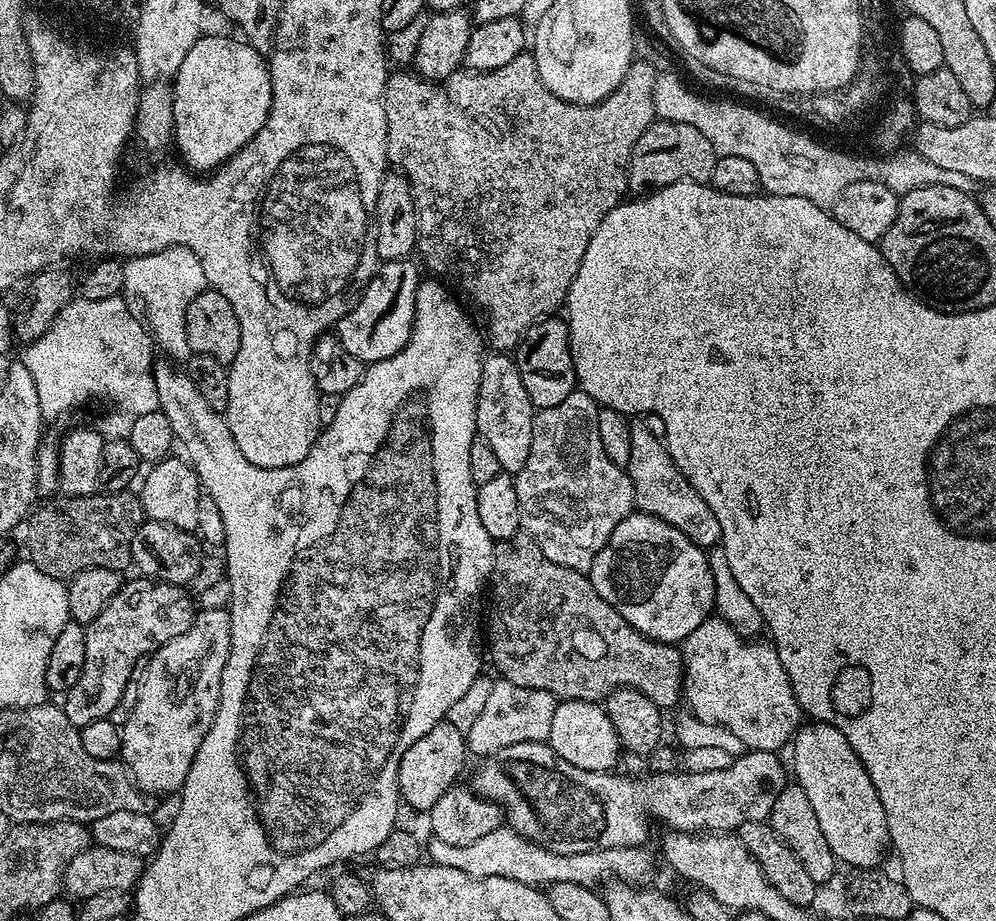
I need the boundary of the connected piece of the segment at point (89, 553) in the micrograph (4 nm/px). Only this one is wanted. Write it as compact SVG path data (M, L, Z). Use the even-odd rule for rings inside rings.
M126 491L94 496L60 494L52 499L56 498L41 508L39 505L26 520L26 556L42 574L68 582L87 568L105 568L123 573L124 567L132 564L134 534L138 534L138 526L146 519L139 495Z

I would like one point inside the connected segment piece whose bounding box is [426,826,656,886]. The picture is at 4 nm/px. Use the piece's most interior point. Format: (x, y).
(503, 853)

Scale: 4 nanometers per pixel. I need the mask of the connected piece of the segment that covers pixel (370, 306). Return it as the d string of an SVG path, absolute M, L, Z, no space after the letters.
M408 258L383 261L373 274L372 281L353 303L352 309L334 325L334 334L342 346L346 346L346 351L364 361L365 365L382 362L398 354L412 336L412 323L416 317L416 291L422 279L421 269L416 269L412 262Z

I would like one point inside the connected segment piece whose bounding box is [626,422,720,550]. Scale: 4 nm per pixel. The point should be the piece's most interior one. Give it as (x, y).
(660, 489)

